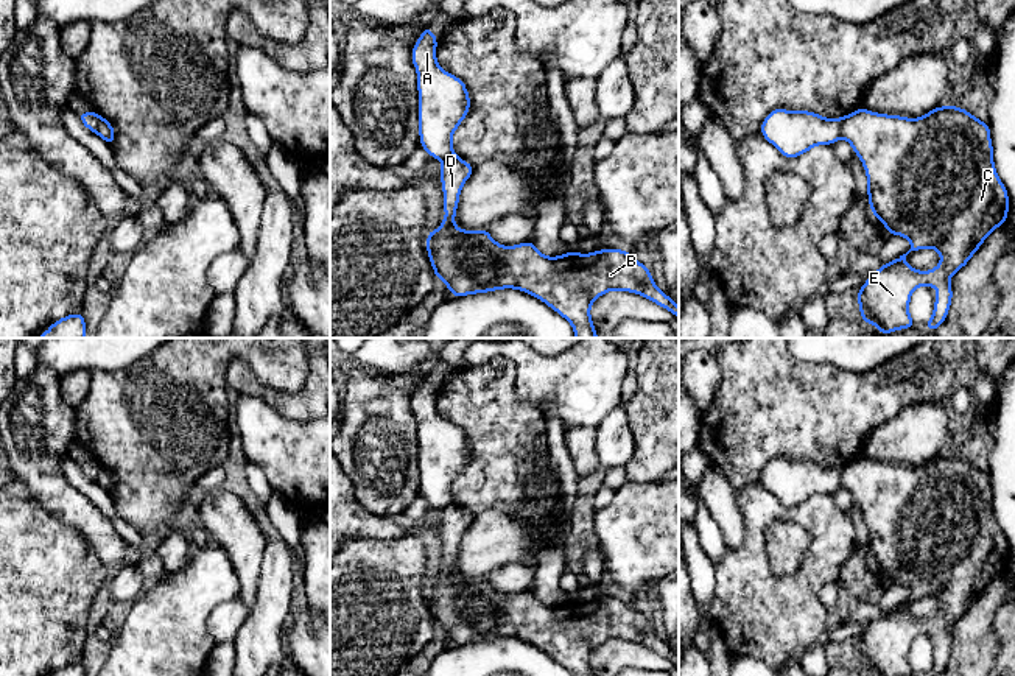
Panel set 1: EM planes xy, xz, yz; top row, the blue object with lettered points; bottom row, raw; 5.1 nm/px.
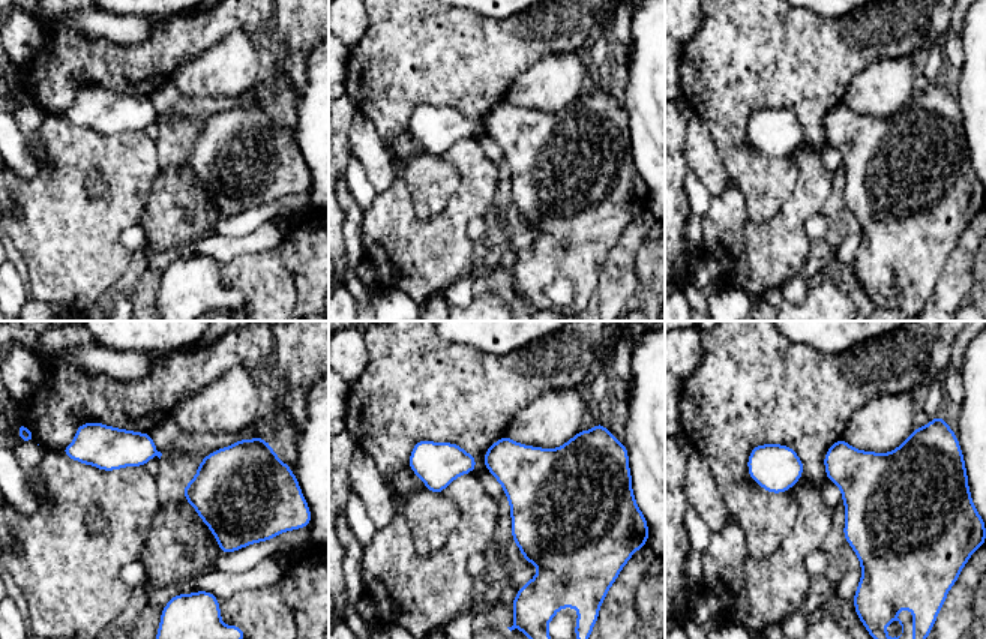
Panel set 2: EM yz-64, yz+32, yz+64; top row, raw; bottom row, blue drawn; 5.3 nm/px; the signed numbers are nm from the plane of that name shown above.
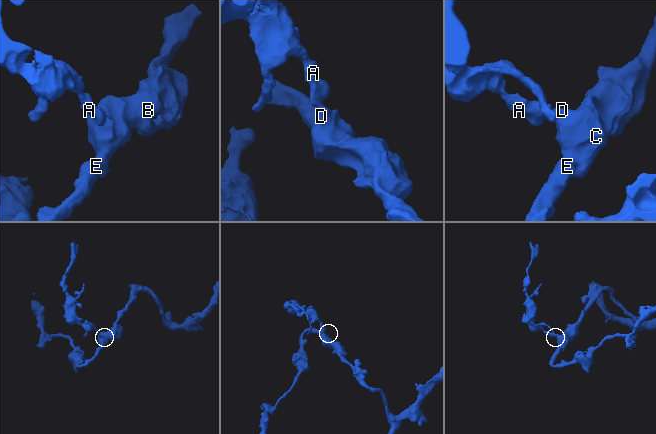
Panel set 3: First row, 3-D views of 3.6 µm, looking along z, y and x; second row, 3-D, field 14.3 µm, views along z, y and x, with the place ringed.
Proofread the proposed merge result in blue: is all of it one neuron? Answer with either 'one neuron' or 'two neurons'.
two neurons

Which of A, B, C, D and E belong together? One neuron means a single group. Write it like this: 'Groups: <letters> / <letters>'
Groups: A / B C D E

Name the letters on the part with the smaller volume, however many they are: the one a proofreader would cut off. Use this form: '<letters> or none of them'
A

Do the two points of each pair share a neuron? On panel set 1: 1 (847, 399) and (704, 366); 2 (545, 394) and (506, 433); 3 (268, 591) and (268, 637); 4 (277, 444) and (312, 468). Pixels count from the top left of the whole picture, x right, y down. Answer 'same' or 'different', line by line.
1: different
2: different
3: same
4: same

